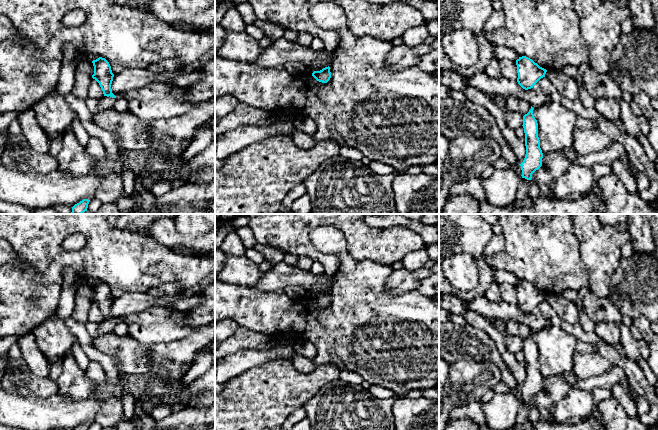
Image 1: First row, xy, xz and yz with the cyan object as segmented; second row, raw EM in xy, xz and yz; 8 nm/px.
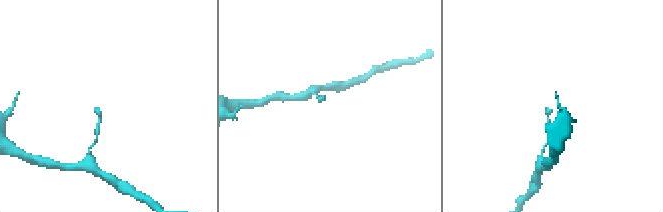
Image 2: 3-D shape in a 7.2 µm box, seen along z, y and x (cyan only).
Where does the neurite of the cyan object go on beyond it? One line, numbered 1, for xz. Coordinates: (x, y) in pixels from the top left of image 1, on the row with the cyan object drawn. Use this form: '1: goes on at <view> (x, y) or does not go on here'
1: does not go on here

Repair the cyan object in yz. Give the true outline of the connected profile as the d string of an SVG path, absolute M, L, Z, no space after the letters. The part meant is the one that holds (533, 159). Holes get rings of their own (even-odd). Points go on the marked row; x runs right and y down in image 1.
M534 108L523 116L523 128L525 133L526 155L520 164L522 178L531 180L532 174L542 166L543 153L538 137L538 123L533 114Z

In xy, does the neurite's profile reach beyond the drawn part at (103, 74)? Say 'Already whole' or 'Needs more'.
Already whole

